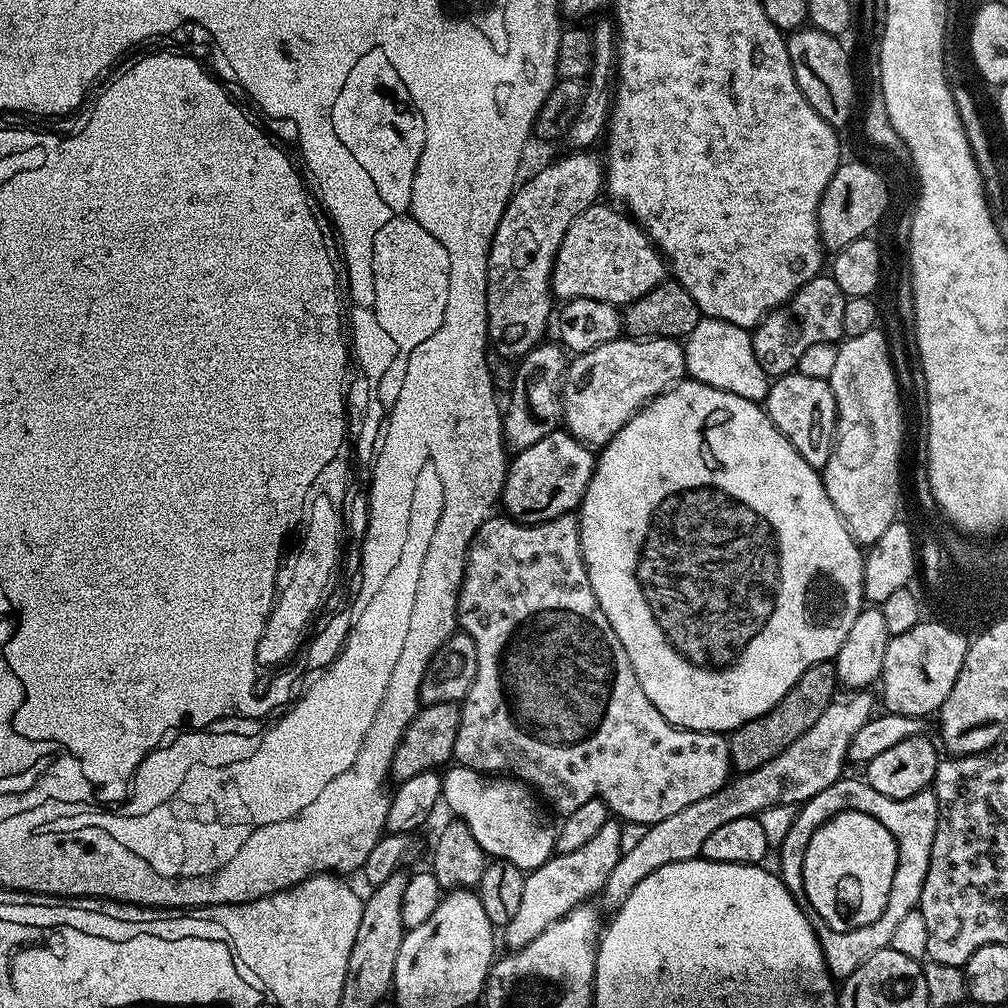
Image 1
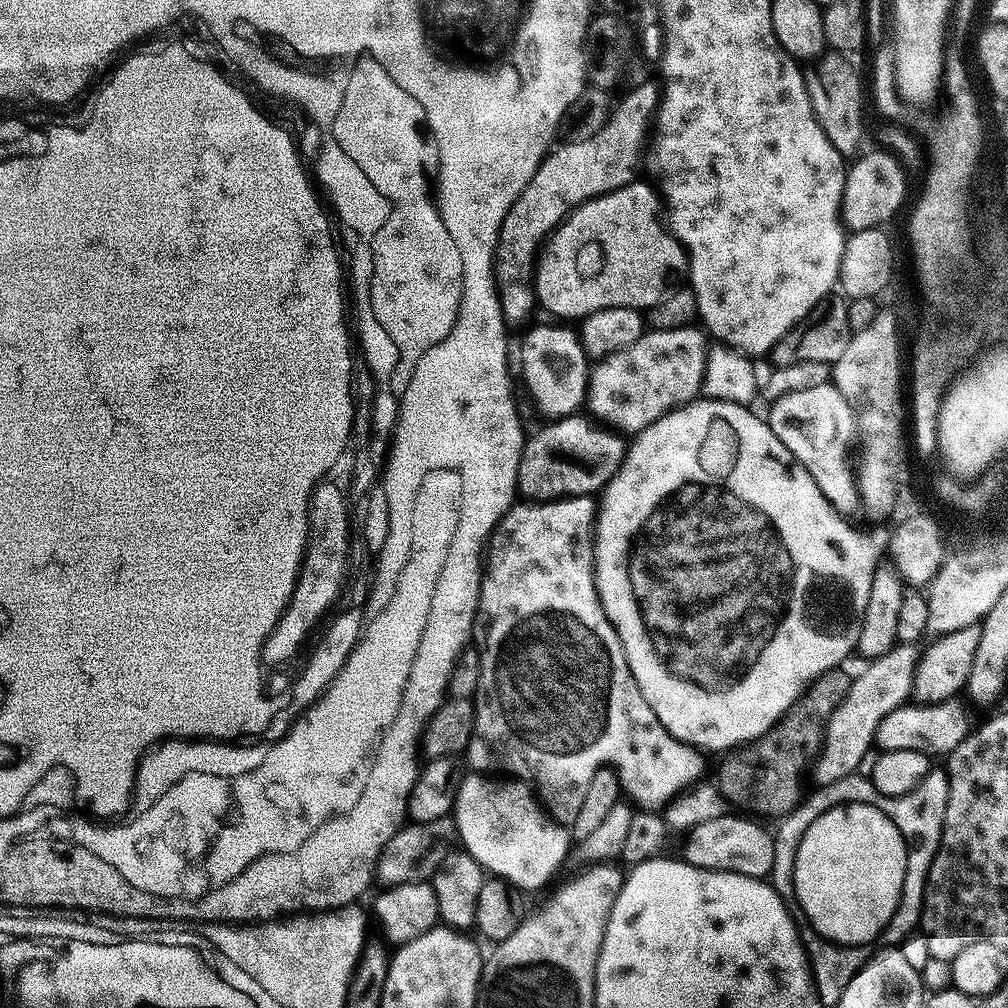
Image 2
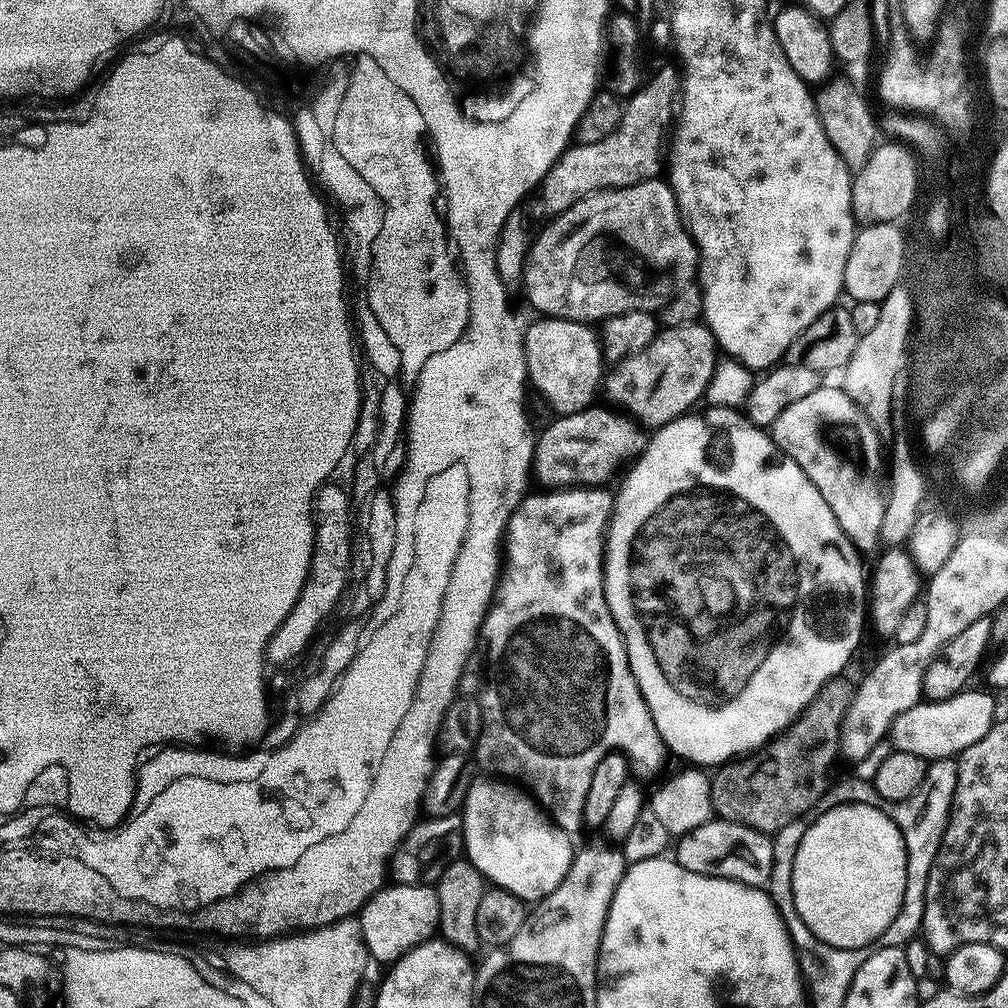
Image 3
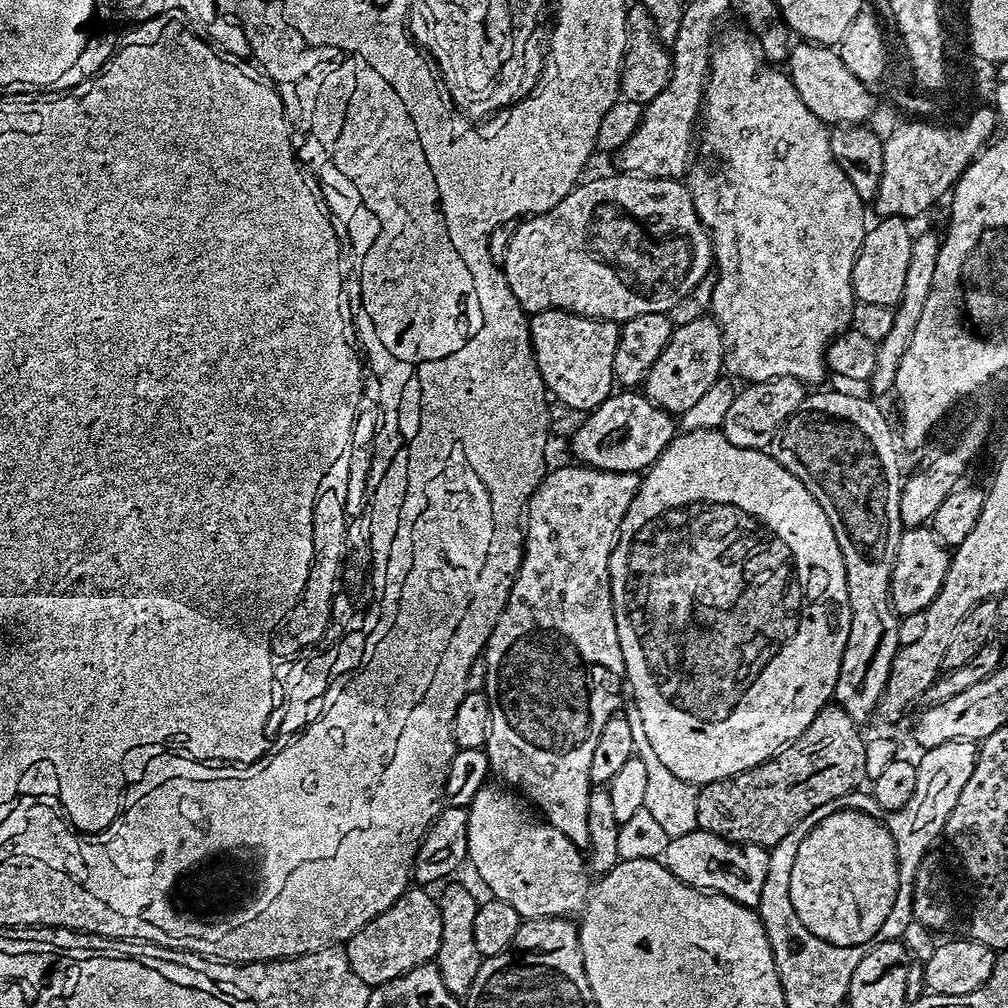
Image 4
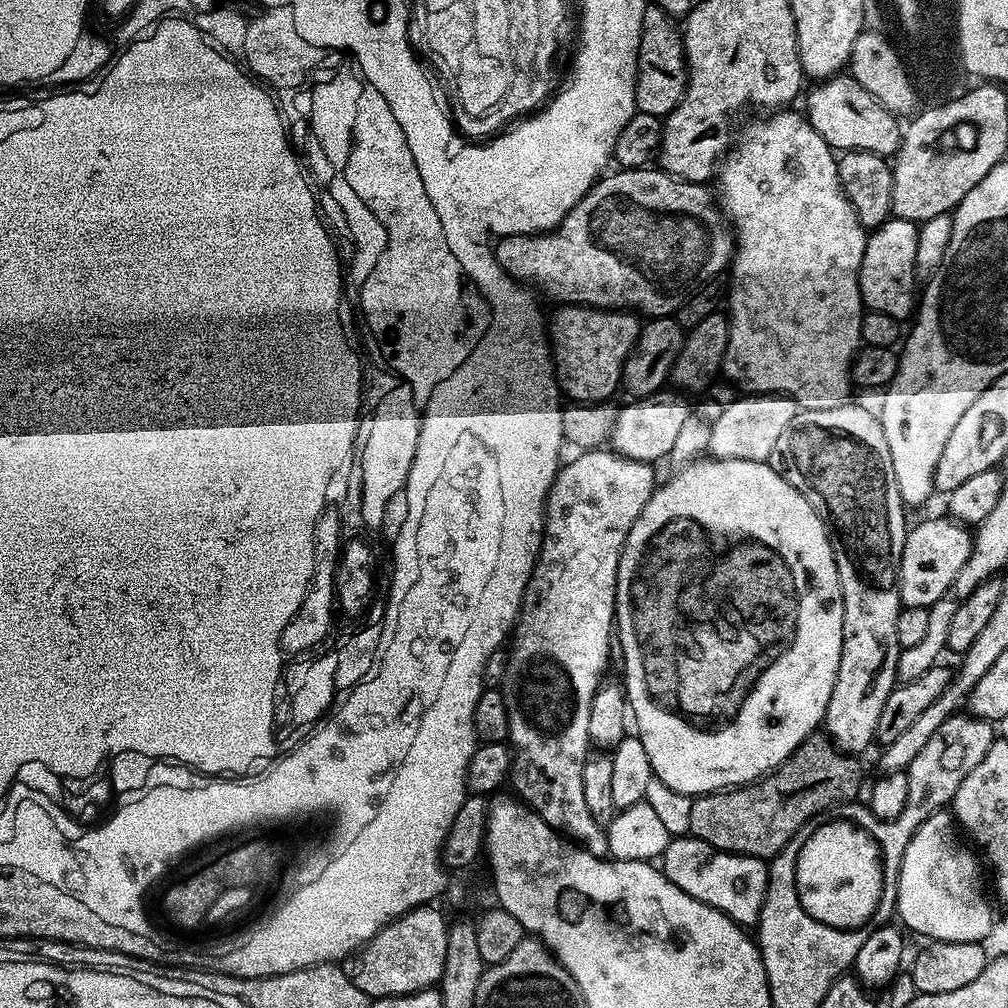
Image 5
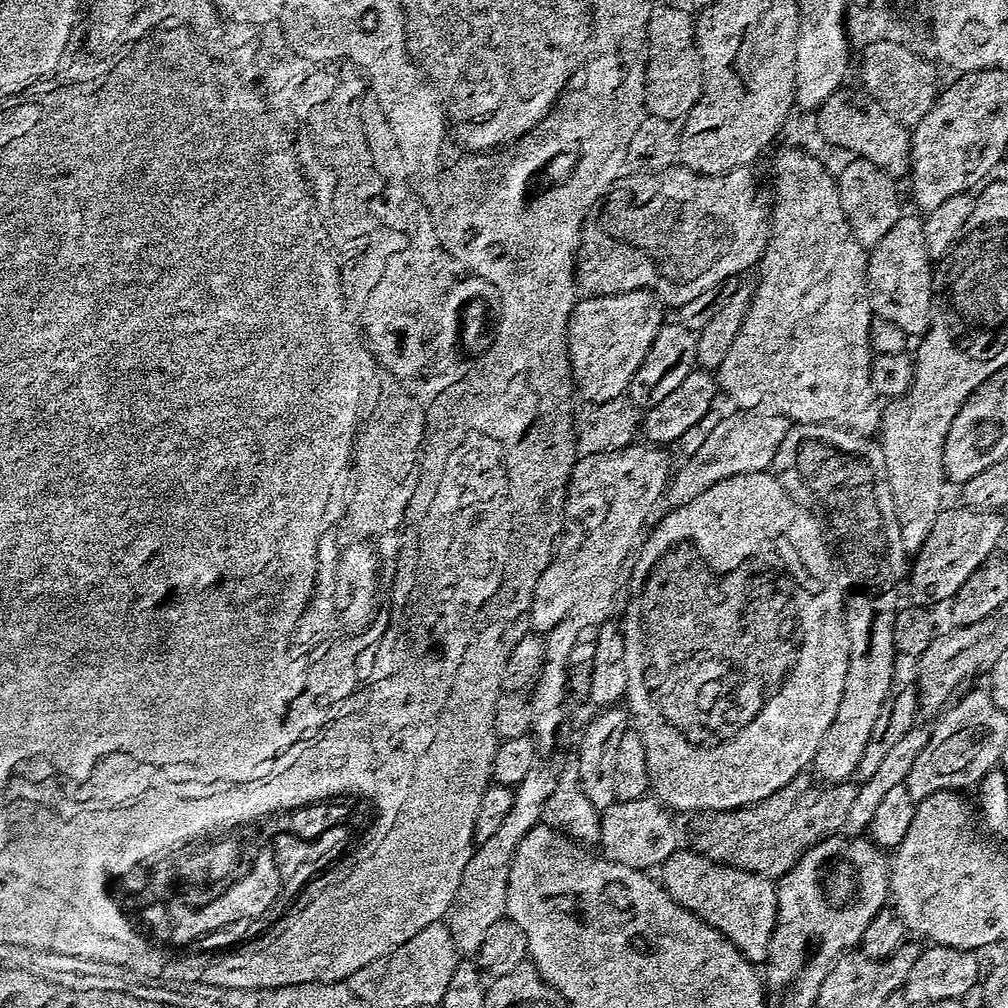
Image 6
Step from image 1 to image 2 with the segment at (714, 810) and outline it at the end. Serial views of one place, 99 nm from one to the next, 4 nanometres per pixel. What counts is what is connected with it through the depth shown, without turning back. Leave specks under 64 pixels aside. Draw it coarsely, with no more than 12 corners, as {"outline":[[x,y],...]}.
{"outline":[[916,644],[865,663],[824,729],[816,784],[853,775],[912,693]]}

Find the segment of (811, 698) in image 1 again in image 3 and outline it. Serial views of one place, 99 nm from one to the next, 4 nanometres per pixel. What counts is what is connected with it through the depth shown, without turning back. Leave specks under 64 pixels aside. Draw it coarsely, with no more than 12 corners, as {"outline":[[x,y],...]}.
{"outline":[[828,680],[710,776],[713,813],[775,834],[819,804],[852,705]]}

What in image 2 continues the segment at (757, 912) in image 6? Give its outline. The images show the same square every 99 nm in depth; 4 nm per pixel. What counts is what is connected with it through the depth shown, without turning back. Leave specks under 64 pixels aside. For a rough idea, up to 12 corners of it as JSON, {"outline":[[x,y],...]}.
{"outline":[[747,815],[692,828],[694,866],[767,877],[776,842]]}

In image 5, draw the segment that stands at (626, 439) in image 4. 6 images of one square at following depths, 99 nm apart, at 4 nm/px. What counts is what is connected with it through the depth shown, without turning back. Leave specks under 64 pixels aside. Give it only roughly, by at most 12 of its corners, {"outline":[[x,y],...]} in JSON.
{"outline":[[680,396],[633,399],[616,414],[619,456],[657,462],[680,442]]}

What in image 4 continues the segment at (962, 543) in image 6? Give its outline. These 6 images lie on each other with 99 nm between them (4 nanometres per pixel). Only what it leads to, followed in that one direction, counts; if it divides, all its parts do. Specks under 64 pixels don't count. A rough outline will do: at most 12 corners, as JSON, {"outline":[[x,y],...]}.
{"outline":[[931,527],[901,531],[888,590],[897,617],[930,606],[949,549]]}

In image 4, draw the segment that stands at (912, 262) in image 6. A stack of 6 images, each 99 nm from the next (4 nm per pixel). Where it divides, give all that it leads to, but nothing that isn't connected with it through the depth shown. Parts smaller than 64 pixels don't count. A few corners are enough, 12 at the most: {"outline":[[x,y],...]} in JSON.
{"outline":[[885,216],[867,229],[852,295],[900,303],[914,232]]}

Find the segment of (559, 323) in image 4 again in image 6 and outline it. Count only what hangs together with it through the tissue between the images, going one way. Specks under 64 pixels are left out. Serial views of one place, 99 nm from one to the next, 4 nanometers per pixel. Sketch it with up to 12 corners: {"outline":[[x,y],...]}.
{"outline":[[647,290],[577,299],[568,319],[575,391],[627,393],[660,329]]}

